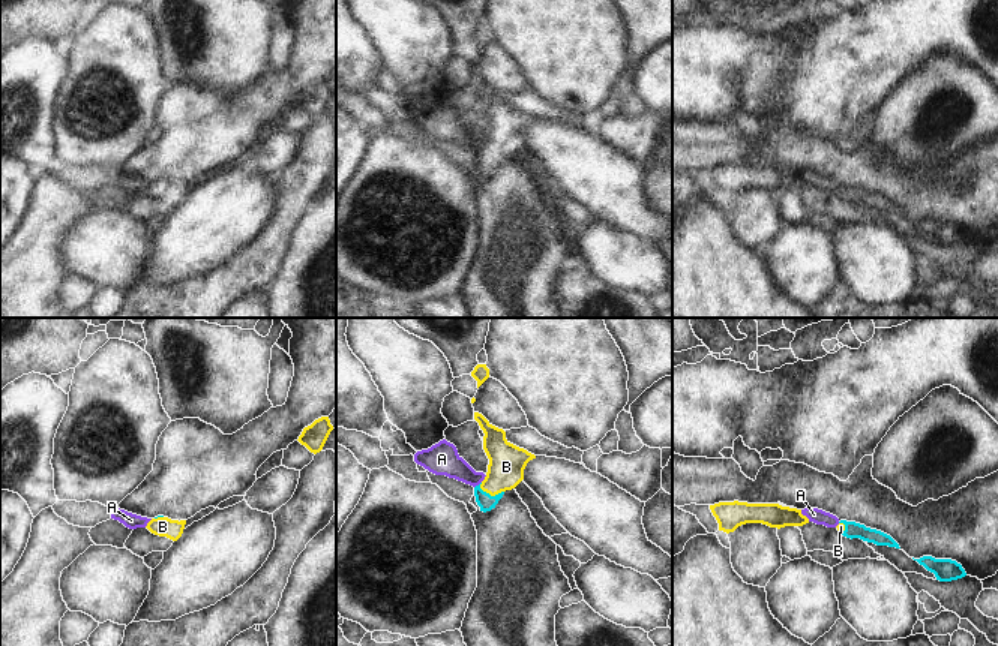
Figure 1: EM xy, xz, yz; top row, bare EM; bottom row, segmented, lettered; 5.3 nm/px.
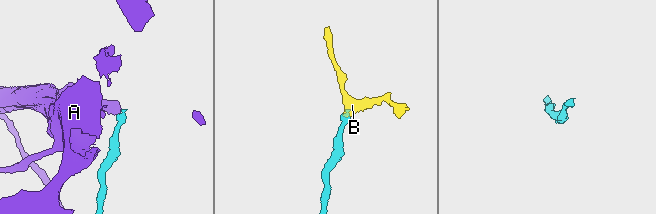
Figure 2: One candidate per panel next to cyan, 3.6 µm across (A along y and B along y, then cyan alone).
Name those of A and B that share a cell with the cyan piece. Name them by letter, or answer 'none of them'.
B

